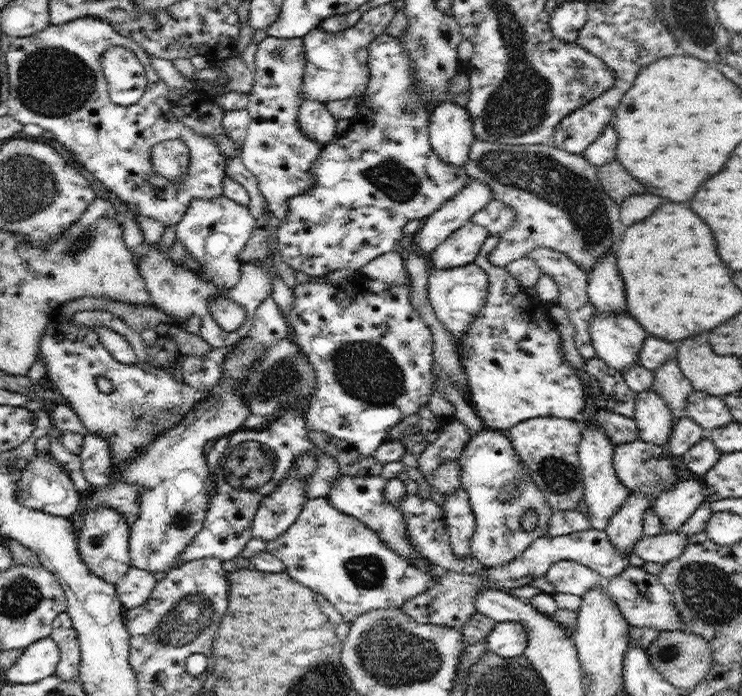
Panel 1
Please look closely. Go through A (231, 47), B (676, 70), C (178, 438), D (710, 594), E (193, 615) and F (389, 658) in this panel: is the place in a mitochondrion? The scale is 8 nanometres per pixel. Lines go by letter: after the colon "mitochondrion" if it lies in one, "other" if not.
A: other
B: other
C: other
D: mitochondrion
E: mitochondrion
F: mitochondrion

